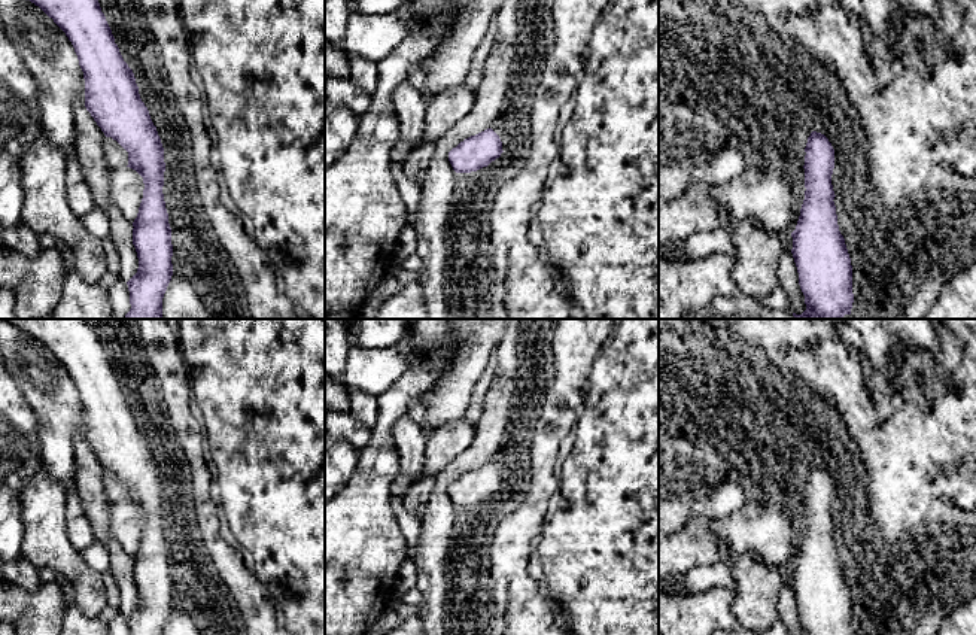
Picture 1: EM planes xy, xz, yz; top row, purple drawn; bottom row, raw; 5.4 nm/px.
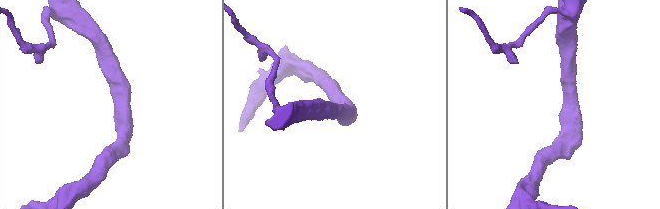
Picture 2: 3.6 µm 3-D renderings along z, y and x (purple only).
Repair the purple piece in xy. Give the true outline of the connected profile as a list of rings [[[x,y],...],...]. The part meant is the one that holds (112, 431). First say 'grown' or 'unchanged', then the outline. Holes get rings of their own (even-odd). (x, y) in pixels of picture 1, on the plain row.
unchanged; [[[6,319],[39,340],[72,376],[85,413],[85,441],[106,471],[128,486],[128,499],[145,517],[137,552],[133,556],[133,578],[139,592],[137,607],[127,616],[130,635],[162,635],[173,610],[173,578],[165,543],[164,481],[149,444],[140,432],[133,404],[124,395],[97,331],[85,319]]]

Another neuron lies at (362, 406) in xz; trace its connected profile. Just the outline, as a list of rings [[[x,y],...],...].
[[[353,389],[346,391],[350,398],[350,413],[356,416],[367,429],[371,429],[378,417],[377,397]]]

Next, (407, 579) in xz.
[[[407,557],[399,568],[396,595],[402,595],[404,592],[413,589],[416,584],[417,584],[417,571],[414,560]]]

